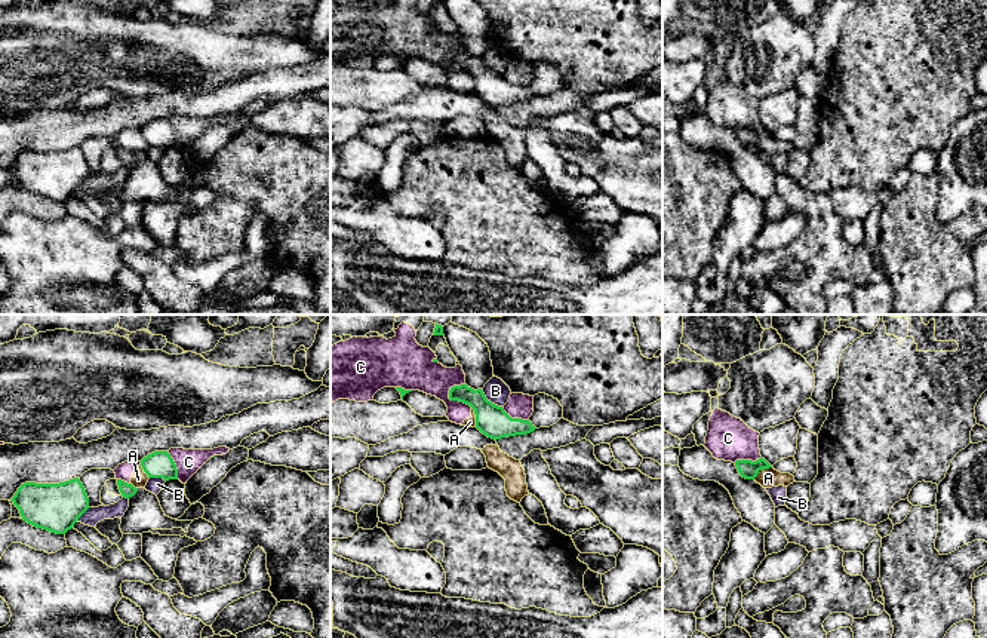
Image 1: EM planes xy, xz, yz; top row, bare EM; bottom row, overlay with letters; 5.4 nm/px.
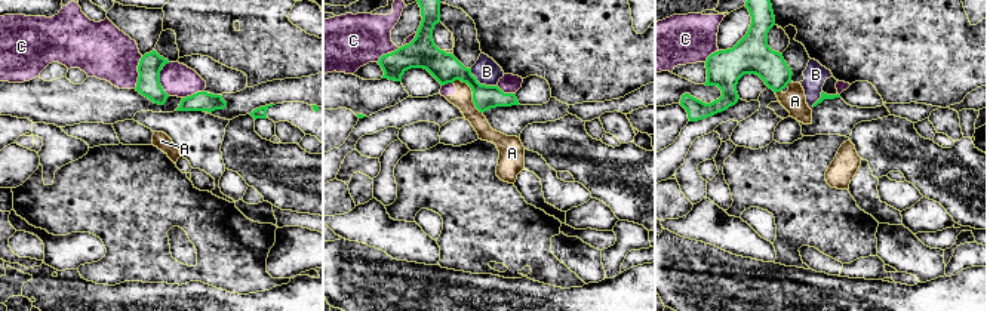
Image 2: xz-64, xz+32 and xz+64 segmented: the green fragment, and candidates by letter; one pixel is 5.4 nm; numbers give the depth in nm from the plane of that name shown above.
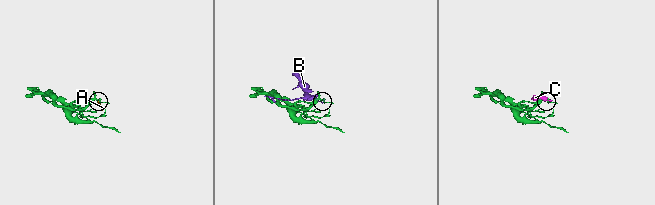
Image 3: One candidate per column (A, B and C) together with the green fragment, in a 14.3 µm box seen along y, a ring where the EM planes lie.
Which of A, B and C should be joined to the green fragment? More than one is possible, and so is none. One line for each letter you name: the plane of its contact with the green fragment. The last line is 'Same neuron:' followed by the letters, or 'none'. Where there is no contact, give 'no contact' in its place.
Same neuron: none

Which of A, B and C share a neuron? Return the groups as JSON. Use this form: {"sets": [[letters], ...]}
{"sets": [["A", "C"], ["B"]]}

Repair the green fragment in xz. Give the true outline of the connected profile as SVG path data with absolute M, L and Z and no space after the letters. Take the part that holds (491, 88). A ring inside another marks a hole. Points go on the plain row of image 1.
M467 52L453 53L449 58L451 68L470 73L476 82L476 95L492 107L526 102L536 95L529 88L511 86L502 74L486 67L482 56L471 56Z

